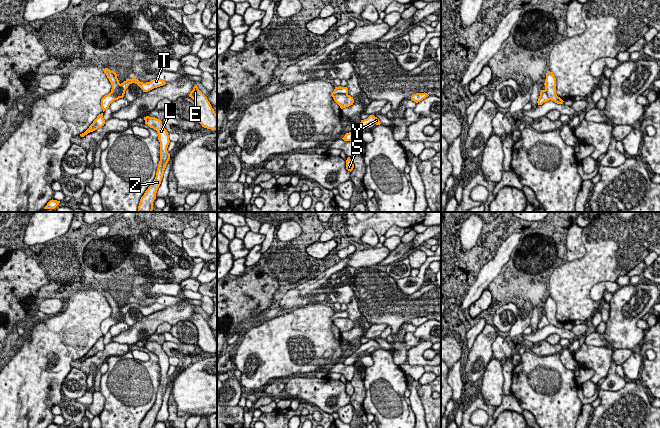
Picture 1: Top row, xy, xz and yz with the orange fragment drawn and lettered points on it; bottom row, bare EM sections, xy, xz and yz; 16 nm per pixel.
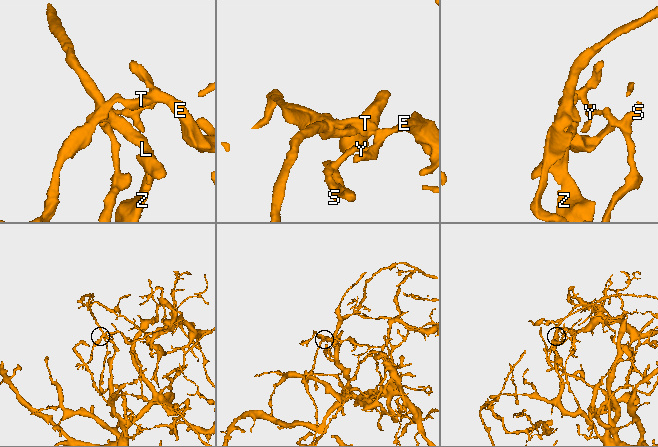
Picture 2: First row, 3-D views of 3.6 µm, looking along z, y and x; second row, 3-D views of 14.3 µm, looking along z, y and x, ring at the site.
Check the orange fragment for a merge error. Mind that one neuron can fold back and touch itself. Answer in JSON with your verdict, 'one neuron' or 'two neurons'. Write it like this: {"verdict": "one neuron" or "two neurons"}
{"verdict": "two neurons"}

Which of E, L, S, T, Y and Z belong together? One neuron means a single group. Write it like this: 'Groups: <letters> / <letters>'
Groups: E T / L S Y Z

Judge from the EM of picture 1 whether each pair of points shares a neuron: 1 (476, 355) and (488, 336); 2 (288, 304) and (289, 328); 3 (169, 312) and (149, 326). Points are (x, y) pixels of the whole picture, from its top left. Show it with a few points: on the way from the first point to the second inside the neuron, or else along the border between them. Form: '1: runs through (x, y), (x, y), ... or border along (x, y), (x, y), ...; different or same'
1: runs through (481, 350), (484, 341); same
2: border along (310, 303), (284, 312); different
3: runs through (164, 316), (154, 321); same

